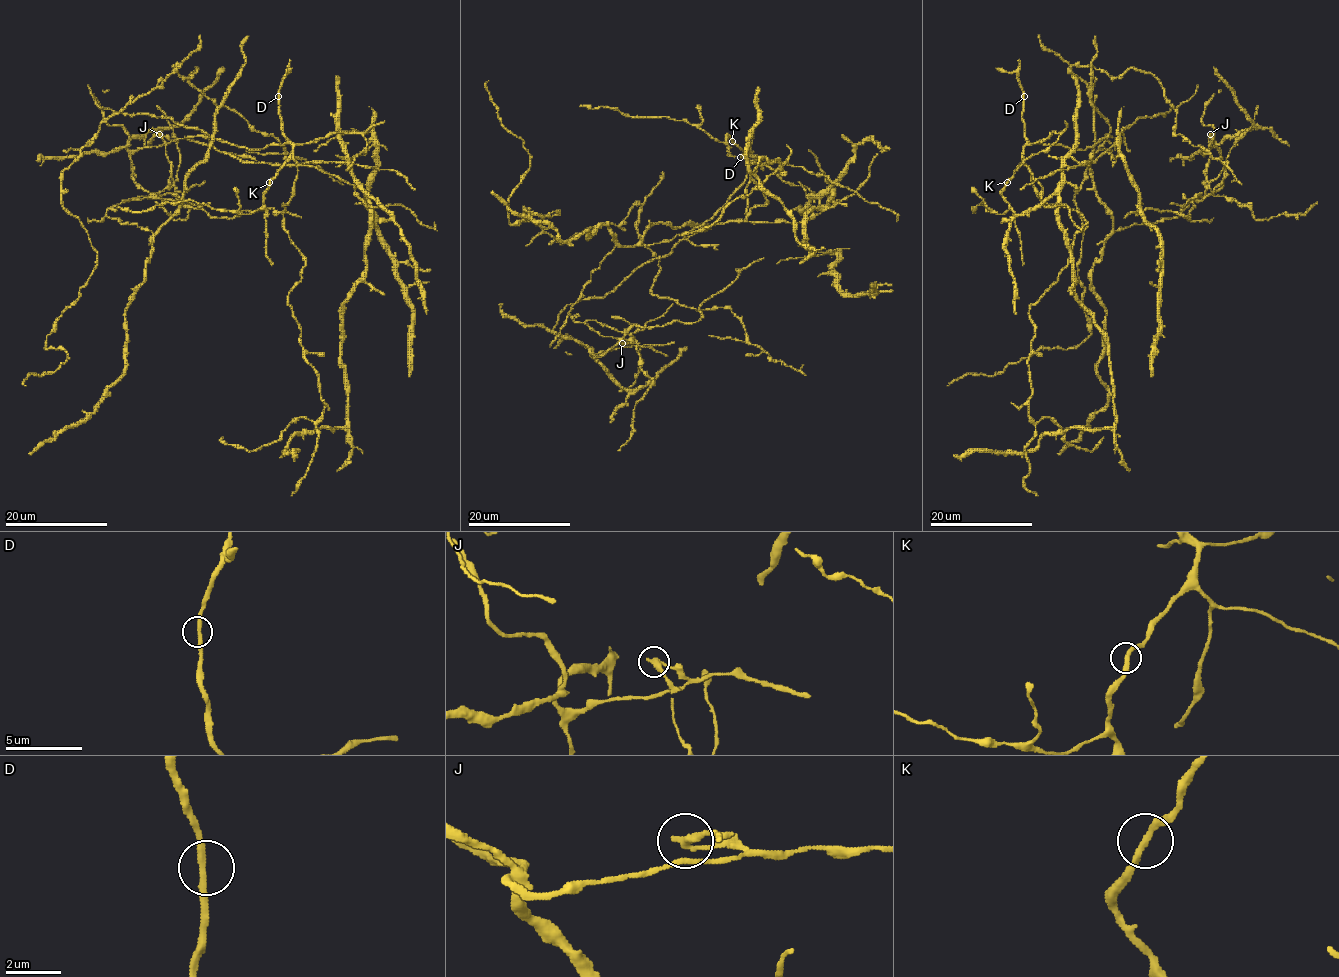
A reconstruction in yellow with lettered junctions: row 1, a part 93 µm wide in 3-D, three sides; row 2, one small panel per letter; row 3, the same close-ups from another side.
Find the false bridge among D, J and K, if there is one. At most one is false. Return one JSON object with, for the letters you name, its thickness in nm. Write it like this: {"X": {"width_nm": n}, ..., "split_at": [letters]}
{"J": {"width_nm": 260}, "split_at": ["J"]}

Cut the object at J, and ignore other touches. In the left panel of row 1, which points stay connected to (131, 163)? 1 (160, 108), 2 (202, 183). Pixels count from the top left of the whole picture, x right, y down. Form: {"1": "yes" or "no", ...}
{"1": "no", "2": "no"}

